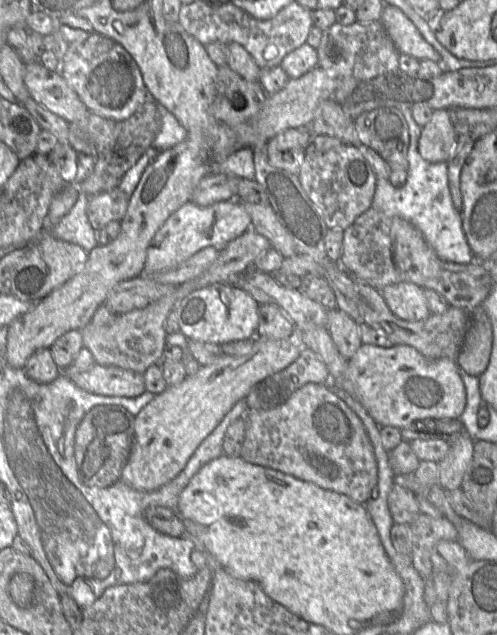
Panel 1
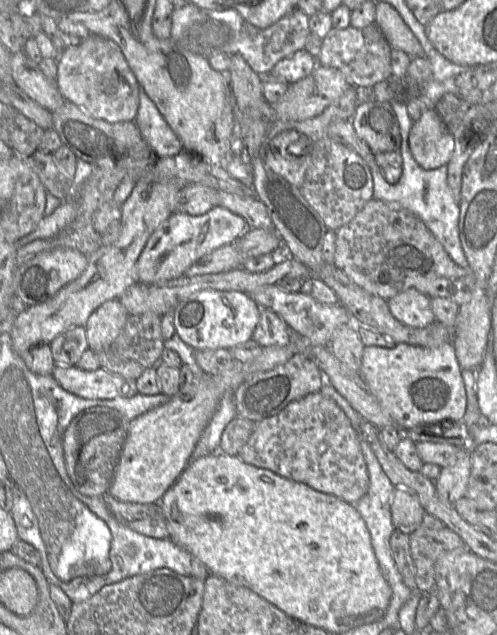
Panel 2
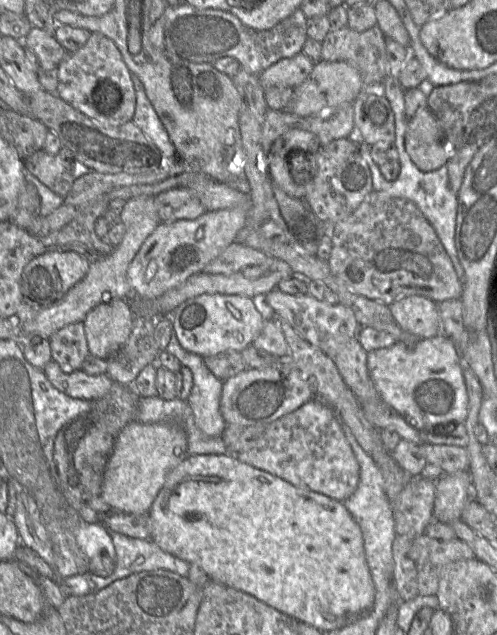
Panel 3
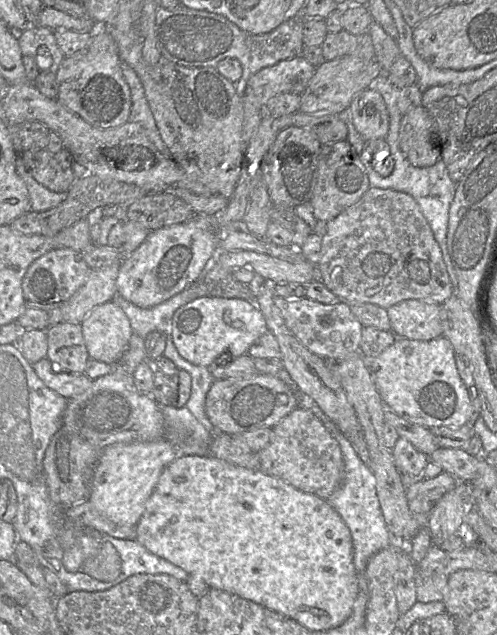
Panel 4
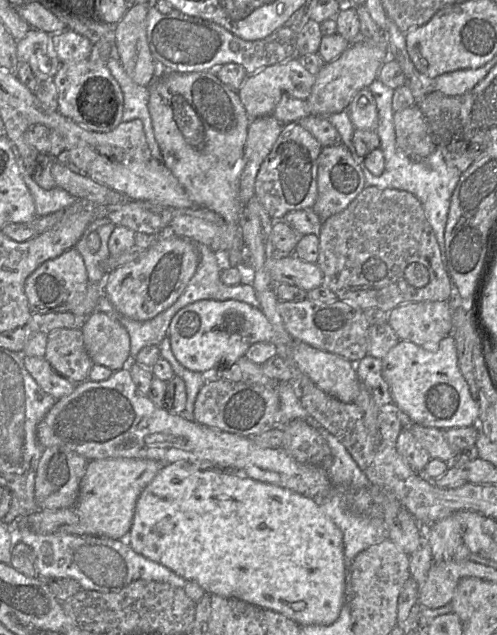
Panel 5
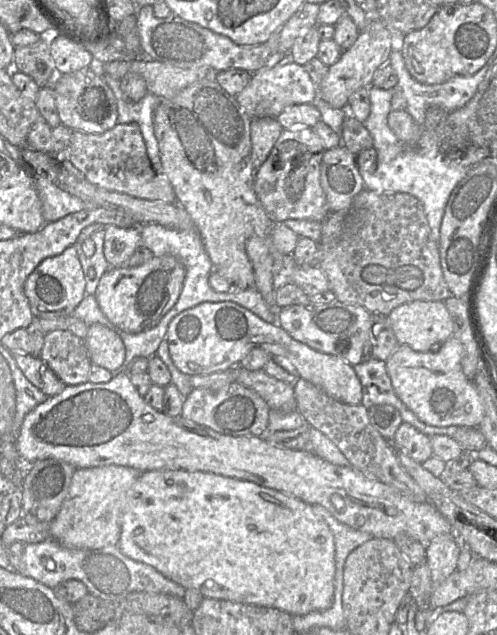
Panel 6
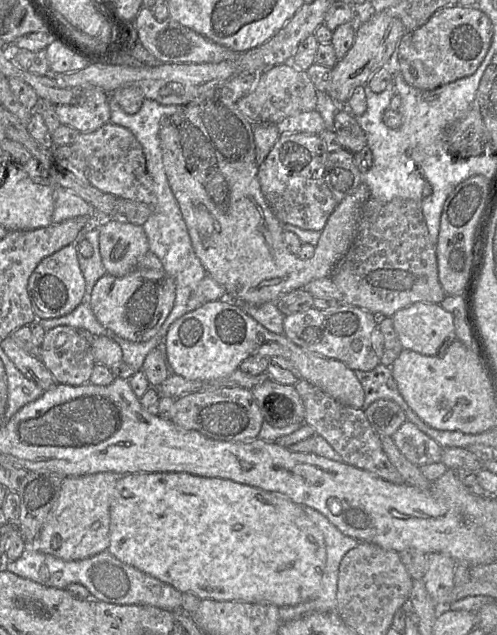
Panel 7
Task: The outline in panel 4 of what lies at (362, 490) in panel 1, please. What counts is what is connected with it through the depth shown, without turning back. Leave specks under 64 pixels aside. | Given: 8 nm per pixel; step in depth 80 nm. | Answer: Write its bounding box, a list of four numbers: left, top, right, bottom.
[258,407,344,500]

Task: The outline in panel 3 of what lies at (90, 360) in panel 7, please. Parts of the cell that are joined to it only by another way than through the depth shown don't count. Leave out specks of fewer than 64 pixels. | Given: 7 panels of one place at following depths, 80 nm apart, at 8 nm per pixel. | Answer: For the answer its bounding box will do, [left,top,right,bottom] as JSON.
[50,322,89,370]

